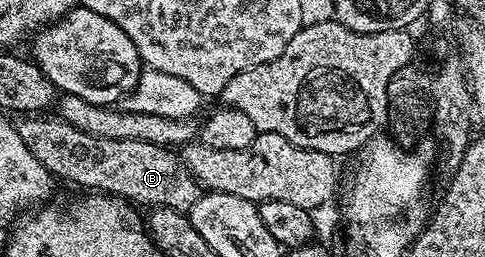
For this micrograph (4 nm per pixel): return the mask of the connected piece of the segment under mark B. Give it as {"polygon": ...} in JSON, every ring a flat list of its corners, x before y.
{"polygon":[[28,114,23,117,24,121,16,124,18,134,22,142,46,166,46,170,52,172,53,177,64,180,70,180,74,184,82,184,88,188,86,190,95,190,100,194,111,194,116,198,123,198,129,202,135,202,137,205,148,204,152,208,173,208,175,212,185,214,191,213,194,202,198,202,202,195,202,185,192,171,184,165,183,159,176,156,175,151,167,147,142,142,141,140,115,140,114,138,102,138,94,134,86,134,74,126,70,126,62,118,48,116,50,114]]}

